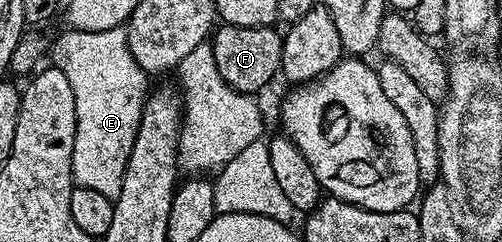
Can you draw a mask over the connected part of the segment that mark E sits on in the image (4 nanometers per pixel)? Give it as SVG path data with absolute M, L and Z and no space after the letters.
M121 26L102 32L67 30L52 49L53 64L61 69L72 85L77 109L77 137L73 147L73 173L75 186L94 189L109 199L117 199L123 188L127 164L142 123L145 100L149 94L149 76L132 61L127 49L126 30Z

